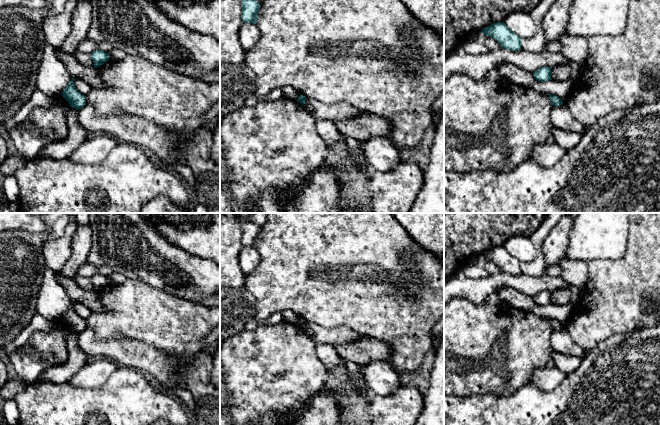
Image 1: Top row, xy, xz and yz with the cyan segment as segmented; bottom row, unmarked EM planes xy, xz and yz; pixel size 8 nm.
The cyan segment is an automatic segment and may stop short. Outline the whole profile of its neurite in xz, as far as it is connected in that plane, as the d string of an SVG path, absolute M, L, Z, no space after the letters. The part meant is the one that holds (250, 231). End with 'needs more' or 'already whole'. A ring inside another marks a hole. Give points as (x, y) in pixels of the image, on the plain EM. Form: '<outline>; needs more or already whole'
M243 214L238 215L238 220L241 224L242 235L241 243L245 247L257 247L258 235L260 233L260 226L251 222L247 216Z; already whole

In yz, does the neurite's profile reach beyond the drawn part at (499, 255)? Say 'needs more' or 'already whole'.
already whole

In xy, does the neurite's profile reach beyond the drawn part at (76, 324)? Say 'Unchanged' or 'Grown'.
Unchanged

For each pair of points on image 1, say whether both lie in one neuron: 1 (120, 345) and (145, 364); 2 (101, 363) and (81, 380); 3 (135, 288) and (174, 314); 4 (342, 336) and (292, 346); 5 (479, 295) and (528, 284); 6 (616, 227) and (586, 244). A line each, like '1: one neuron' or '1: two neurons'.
1: one neuron
2: one neuron
3: one neuron
4: two neurons
5: one neuron
6: one neuron

